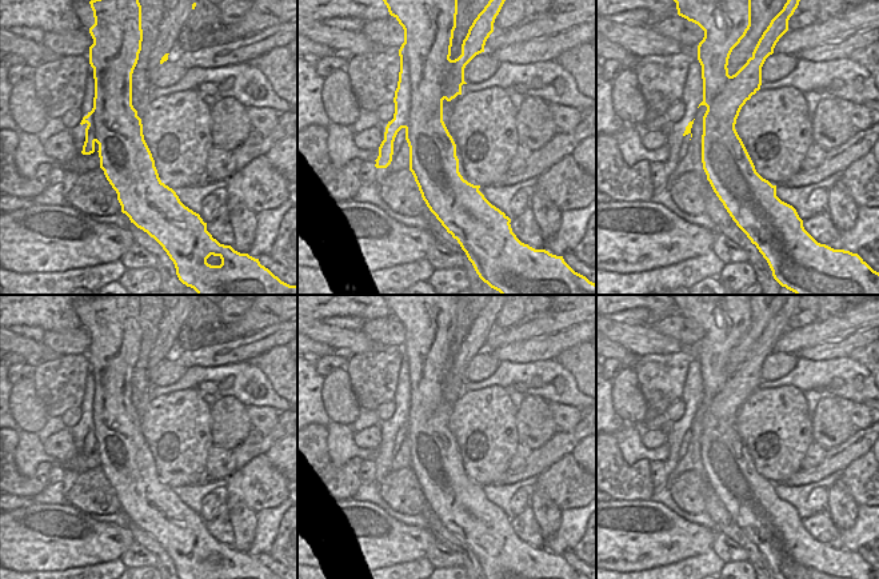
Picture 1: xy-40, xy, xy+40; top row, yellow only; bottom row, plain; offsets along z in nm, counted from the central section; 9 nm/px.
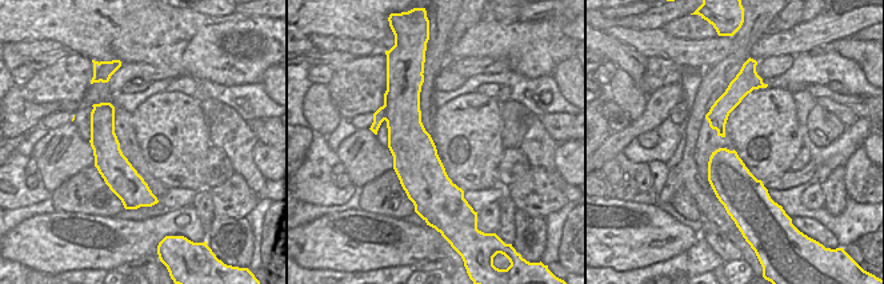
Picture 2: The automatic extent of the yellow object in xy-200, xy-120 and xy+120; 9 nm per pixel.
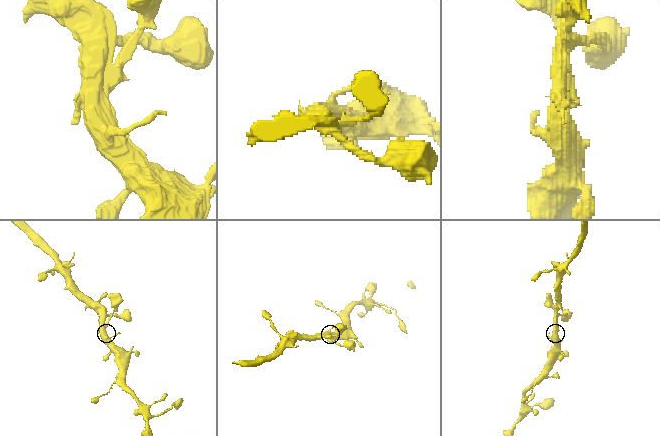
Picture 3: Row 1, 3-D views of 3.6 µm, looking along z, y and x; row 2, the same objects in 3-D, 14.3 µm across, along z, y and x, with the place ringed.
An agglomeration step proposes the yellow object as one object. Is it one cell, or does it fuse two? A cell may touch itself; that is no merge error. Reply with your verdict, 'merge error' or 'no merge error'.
merge error

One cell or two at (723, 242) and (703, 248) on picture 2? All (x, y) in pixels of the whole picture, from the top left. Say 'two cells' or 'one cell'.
two cells

